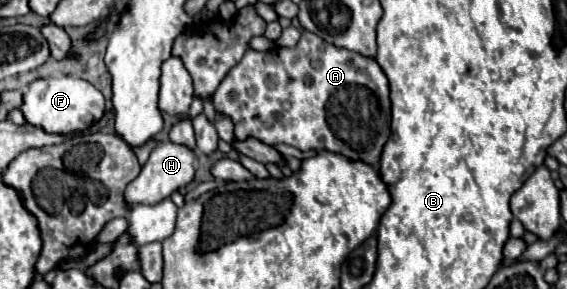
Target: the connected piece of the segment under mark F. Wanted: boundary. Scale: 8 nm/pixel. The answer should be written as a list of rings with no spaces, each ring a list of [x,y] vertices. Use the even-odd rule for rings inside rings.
[[[79,77],[37,79],[29,85],[29,91],[23,97],[21,111],[31,125],[43,127],[47,133],[73,133],[91,127],[103,117],[105,99],[99,89]]]

